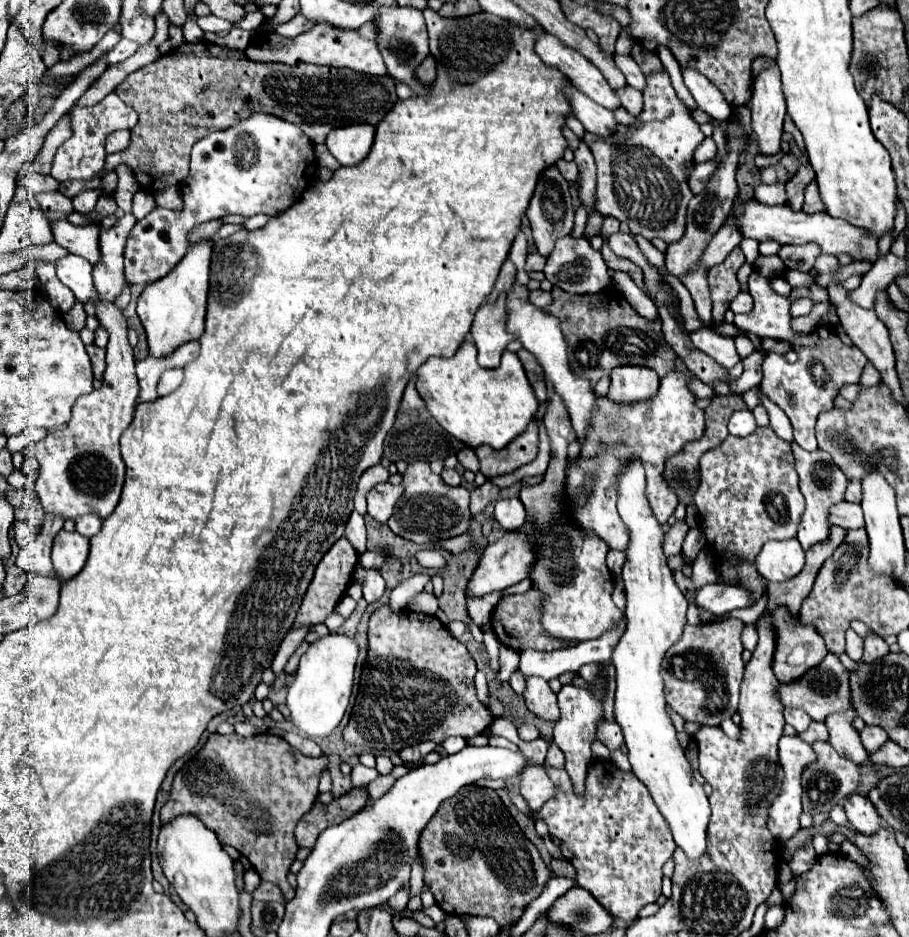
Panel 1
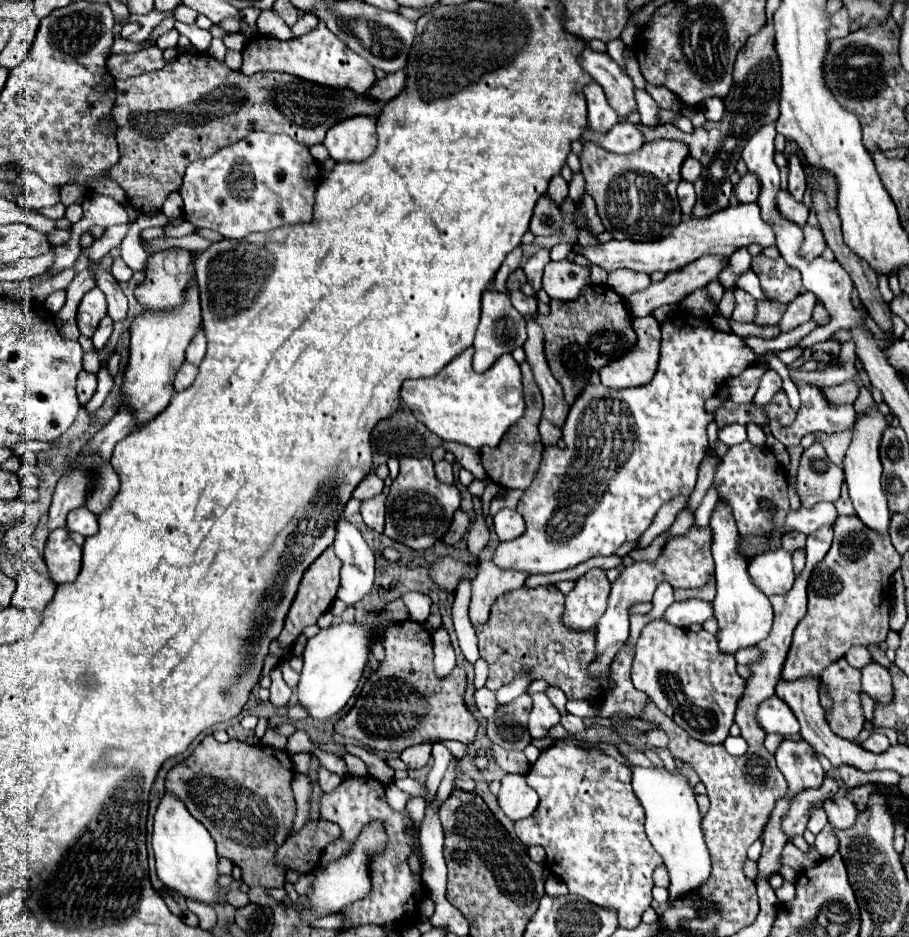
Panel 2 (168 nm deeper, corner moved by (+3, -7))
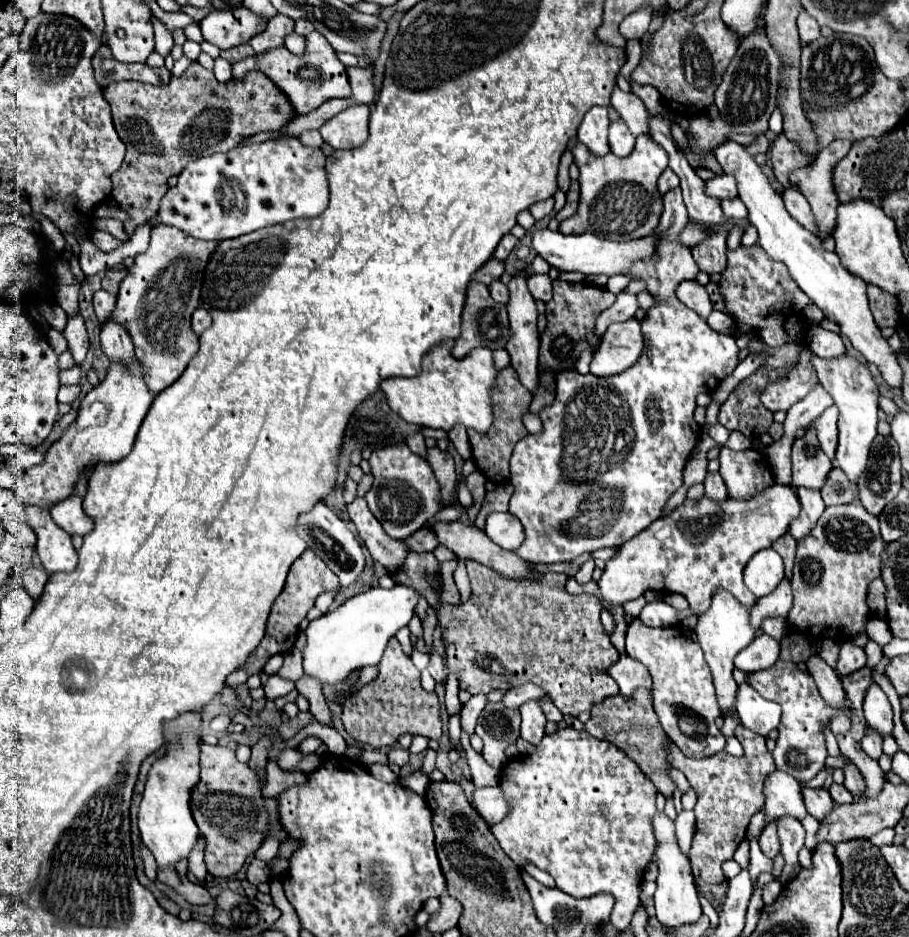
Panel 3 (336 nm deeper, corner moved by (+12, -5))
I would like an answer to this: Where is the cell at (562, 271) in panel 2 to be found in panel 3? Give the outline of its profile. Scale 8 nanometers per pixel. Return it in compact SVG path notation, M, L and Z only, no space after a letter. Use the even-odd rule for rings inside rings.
M535 274L527 278L527 288L535 300L549 302L551 300L551 280L545 274Z

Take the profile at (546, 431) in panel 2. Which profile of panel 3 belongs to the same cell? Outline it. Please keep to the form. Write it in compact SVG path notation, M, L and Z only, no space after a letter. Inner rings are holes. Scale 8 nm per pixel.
M553 280L553 298L547 302L547 328L541 336L539 346L539 390L533 394L533 400L529 404L529 412L539 414L539 410L553 402L555 398L555 372L573 368L575 360L587 346L597 346L599 338L593 334L593 326L601 310L611 306L615 302L615 294L611 294L605 288L597 288L593 284L581 282L561 282Z

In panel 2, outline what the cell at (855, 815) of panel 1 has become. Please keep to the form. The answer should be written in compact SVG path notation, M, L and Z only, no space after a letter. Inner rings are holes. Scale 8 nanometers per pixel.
M832 798L824 802L824 810L828 814L828 820L834 828L846 830L852 828L858 816L858 808L848 798Z

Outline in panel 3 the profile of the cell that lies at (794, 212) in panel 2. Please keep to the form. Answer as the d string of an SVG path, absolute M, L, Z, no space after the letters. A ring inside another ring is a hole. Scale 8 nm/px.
M791 188L785 190L785 192L783 192L783 202L785 202L787 212L789 212L803 228L819 234L819 228L815 226L815 216L811 214L809 202L807 202L807 198L805 198L801 192L791 190Z

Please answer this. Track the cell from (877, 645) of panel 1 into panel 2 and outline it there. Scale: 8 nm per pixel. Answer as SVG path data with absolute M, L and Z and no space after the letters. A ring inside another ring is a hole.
M870 662L860 672L862 672L862 690L870 694L876 702L888 704L892 700L892 686L890 686L888 670L876 662Z

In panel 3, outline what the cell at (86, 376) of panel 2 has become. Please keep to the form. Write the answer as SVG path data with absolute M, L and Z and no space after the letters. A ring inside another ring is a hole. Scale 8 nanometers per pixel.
M63 386L61 390L59 390L59 394L57 394L57 398L59 398L59 402L67 402L67 404L71 404L71 402L75 402L77 398L79 398L79 386Z

